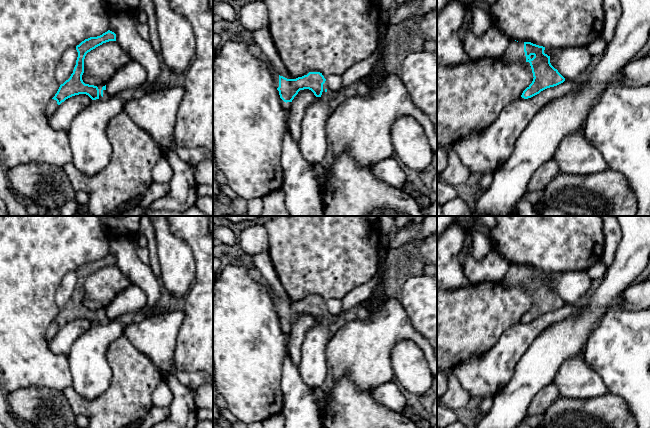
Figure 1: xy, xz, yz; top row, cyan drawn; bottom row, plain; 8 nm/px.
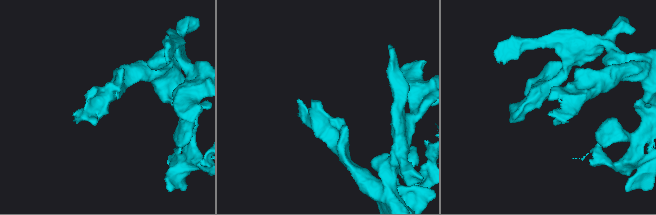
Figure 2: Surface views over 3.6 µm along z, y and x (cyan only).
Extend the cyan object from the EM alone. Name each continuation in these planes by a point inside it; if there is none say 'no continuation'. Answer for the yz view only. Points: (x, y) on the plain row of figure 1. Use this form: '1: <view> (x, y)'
1: yz (515, 276)

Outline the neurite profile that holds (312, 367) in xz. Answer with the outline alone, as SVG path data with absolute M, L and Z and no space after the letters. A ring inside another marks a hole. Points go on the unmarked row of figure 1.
M333 320L316 321L305 335L301 347L301 360L298 370L304 383L316 389L326 380L328 367L326 362L326 347L330 340Z

